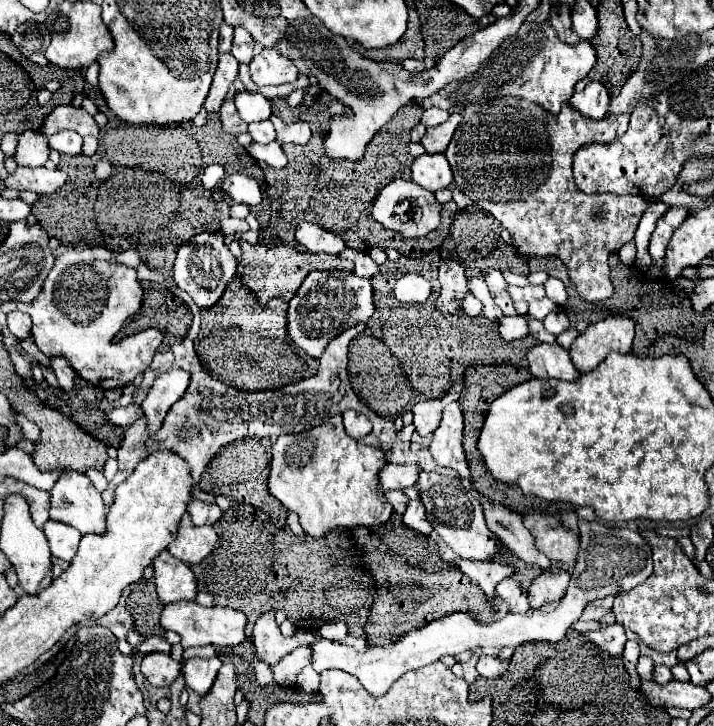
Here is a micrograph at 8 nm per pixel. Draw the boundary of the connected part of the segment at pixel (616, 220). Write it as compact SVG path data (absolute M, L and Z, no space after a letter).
M512 96L494 98L494 100L490 100L490 102L470 104L470 106L464 108L464 112L462 112L462 122L458 124L458 128L456 128L456 132L454 132L454 136L452 136L452 142L448 144L448 150L446 150L444 154L446 154L446 158L448 158L450 166L452 166L452 174L454 174L456 186L458 186L476 206L480 206L480 208L484 208L486 212L490 212L498 222L502 222L504 228L508 228L508 232L514 236L514 242L512 242L512 244L516 246L516 250L518 250L520 254L524 254L524 256L558 256L558 258L566 264L566 268L568 268L568 272L570 272L570 279L574 282L574 286L578 288L580 298L586 302L599 302L610 298L614 292L614 286L612 286L612 282L610 282L608 256L610 256L612 252L618 252L618 250L624 246L624 242L628 242L628 240L634 238L634 232L636 232L636 228L638 228L638 222L640 222L644 210L648 208L650 200L646 200L644 196L608 196L608 194L604 194L604 196L588 196L588 194L580 192L580 190L576 188L574 180L572 180L572 156L574 156L576 148L580 148L582 144L588 144L588 142L608 142L608 140L620 138L620 136L626 132L626 128L628 128L628 120L630 120L630 116L626 116L626 114L624 114L624 116L614 116L614 118L608 116L608 118L602 118L602 120L592 120L592 118L588 118L588 116L582 116L582 114L580 114L578 110L574 110L570 104L564 104L562 110L560 110L560 114L552 116L552 114L550 114L548 110L544 110L540 104L534 104L534 102L530 102L530 100L518 100L518 98L512 98Z

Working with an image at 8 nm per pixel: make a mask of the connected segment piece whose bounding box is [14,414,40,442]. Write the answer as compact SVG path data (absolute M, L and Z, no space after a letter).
M16 414L14 416L14 422L22 428L22 434L28 438L28 440L32 440L32 442L36 442L38 438L40 438L40 430L32 424L32 420L28 420L24 414Z

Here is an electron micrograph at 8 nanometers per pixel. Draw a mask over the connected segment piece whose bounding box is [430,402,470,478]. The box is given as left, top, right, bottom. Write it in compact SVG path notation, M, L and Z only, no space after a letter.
M452 402L442 416L440 426L432 434L430 454L438 466L448 466L456 470L460 476L470 478L470 468L462 448L462 408L458 402Z

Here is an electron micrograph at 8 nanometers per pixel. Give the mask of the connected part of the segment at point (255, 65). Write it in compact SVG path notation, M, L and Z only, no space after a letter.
M264 48L260 54L252 58L250 74L258 86L286 84L296 80L298 68L274 48Z

